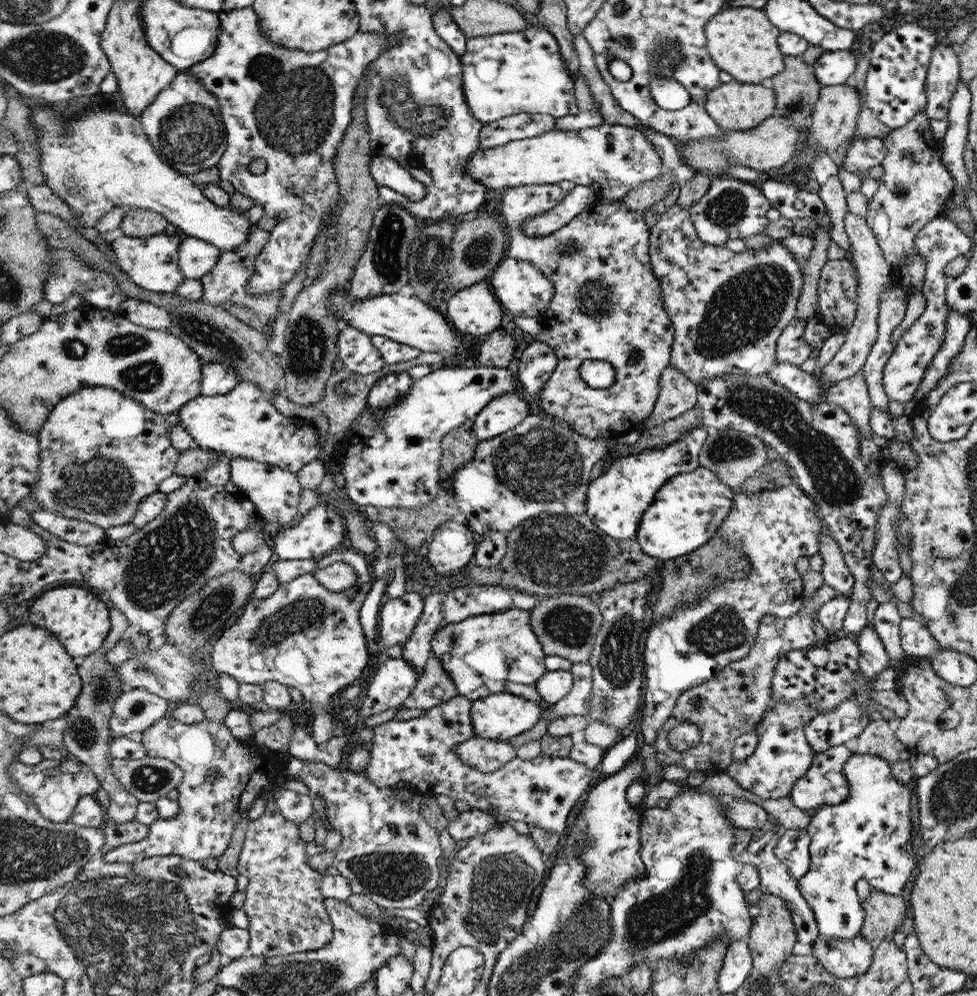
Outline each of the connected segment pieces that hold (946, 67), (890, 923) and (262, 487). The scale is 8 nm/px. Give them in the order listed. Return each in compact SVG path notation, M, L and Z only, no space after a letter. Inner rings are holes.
M936 44L931 56L930 72L927 76L927 106L925 112L931 131L936 139L942 140L950 130L948 111L952 95L958 87L958 54L953 46Z
M871 886L870 896L864 899L867 916L861 936L870 940L892 941L891 934L902 925L906 902L902 895L893 895Z
M236 457L232 459L231 476L236 486L239 486L244 495L256 506L260 517L271 527L284 528L288 526L288 522L294 520L294 516L298 516L302 484L298 484L296 473L288 472L273 464Z

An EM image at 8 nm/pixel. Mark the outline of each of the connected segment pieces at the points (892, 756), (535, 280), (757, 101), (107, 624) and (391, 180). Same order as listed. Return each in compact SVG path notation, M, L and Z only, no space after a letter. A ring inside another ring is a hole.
M884 718L870 721L857 736L858 745L854 753L883 757L890 764L898 760L909 760L912 752L897 739L895 728L892 721Z
M505 256L499 262L499 266L490 273L488 279L508 314L537 318L547 310L548 303L555 298L556 288L551 279L526 260Z
M737 81L721 84L707 96L707 112L726 131L747 131L770 119L778 100L774 100L774 92L762 84L743 84Z
M62 586L52 589L41 596L30 609L36 626L48 628L64 640L72 656L86 658L98 652L108 639L113 628L110 606L85 587Z
M377 156L375 160L372 160L371 171L376 184L394 189L413 203L422 200L427 195L424 184L418 182L398 162L390 158Z

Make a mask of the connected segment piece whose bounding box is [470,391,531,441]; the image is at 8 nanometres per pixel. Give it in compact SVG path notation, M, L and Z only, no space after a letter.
M510 391L492 400L475 416L470 432L479 441L488 440L512 430L530 414L528 399L520 392Z

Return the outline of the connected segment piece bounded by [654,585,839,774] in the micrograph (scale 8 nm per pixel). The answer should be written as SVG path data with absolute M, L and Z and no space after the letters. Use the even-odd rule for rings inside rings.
M822 585L811 596L806 597L804 608L799 614L791 617L765 615L759 625L754 646L748 656L738 662L728 664L717 672L710 680L689 688L679 696L674 714L664 723L663 730L655 740L656 760L666 768L669 764L682 763L689 772L698 771L714 774L724 771L733 760L733 748L736 739L754 730L762 720L764 713L773 704L771 682L778 659L786 652L806 649L817 642L813 616L817 616L820 607L839 594L828 585ZM681 722L693 722L699 725L702 740L688 751L677 751L671 747L669 732Z

